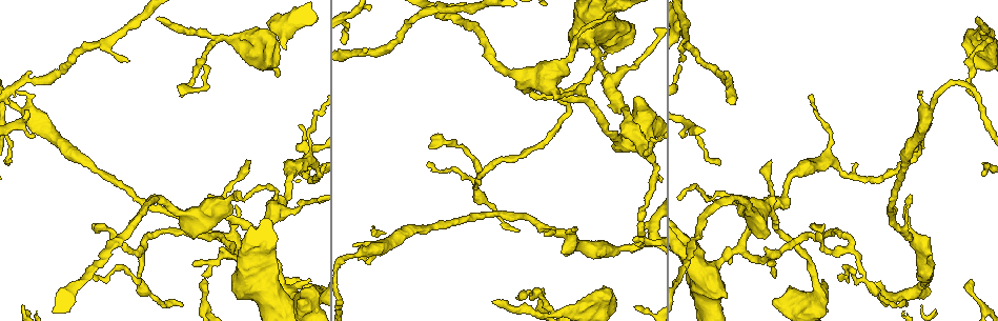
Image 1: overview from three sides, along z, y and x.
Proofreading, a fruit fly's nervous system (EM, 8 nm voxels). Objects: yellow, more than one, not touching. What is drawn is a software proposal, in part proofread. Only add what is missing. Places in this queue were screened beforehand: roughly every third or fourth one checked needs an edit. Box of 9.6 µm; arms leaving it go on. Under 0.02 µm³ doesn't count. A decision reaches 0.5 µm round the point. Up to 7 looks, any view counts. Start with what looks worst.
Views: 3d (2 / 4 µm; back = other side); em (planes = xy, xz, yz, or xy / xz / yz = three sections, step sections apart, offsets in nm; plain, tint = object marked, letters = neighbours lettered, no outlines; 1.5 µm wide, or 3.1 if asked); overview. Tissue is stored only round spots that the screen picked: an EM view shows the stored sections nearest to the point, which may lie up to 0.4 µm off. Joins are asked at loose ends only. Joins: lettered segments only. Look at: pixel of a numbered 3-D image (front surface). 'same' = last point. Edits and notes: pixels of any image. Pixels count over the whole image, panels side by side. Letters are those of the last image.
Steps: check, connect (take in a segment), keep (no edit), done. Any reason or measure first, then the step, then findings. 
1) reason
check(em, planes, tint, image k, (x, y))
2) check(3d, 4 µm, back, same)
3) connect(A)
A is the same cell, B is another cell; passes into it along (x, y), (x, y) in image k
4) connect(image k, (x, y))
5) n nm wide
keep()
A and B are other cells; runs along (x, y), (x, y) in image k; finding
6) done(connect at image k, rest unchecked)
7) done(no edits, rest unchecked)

an open end
check(3d, 2 µm, image 1, (977, 17))

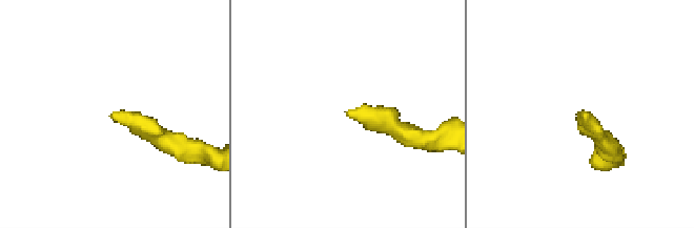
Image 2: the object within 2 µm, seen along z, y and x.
check(em, xz, step 4, letters, image 2, (113, 111))

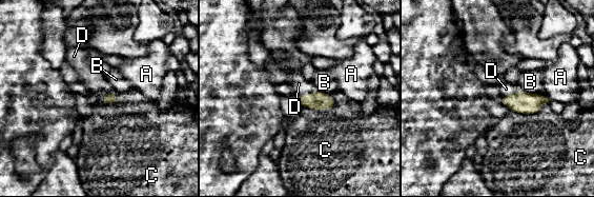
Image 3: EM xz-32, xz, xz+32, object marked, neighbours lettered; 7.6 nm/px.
cut it another way
check(em, xy, step 4, letters, same)

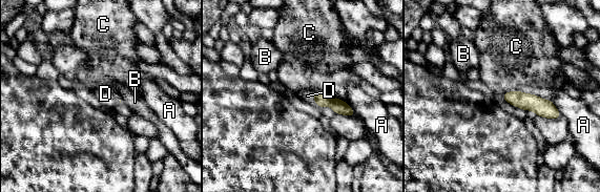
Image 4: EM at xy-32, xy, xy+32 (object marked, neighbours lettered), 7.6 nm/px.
connect(D)
D is the same cell, A, B and C are other cells; passes into it along (339, 107), (313, 99), (307, 96) in image 4; the neuron continues

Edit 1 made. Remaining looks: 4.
check(em, yz, step 8, letters, image 1, (822, 280))

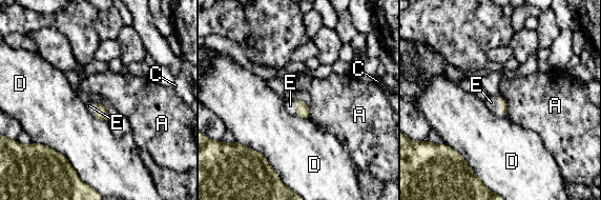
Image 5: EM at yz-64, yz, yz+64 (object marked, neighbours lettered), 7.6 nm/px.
check(em, planes, letters, same)

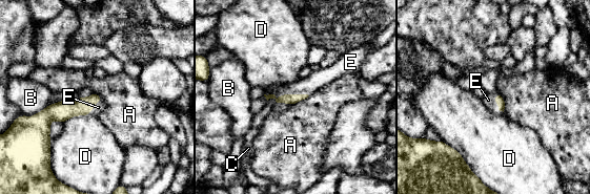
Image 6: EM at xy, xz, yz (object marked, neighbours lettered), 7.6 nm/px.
connect(E)
E is the same cell, A, B, C and D are other cells; passes into it along (287, 99), (289, 94), (314, 81) in image 6; it goes on there

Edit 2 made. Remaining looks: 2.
done(connect at image 4, connect at image 6, rest unchecked)

